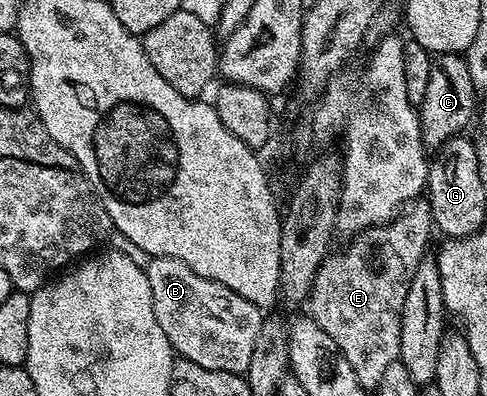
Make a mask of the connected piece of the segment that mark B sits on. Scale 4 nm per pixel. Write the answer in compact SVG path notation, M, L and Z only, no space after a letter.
M151 256L145 268L152 286L152 306L160 330L181 359L196 362L204 370L244 374L248 370L260 333L263 309L240 298L228 286L196 274L187 264L167 256Z

